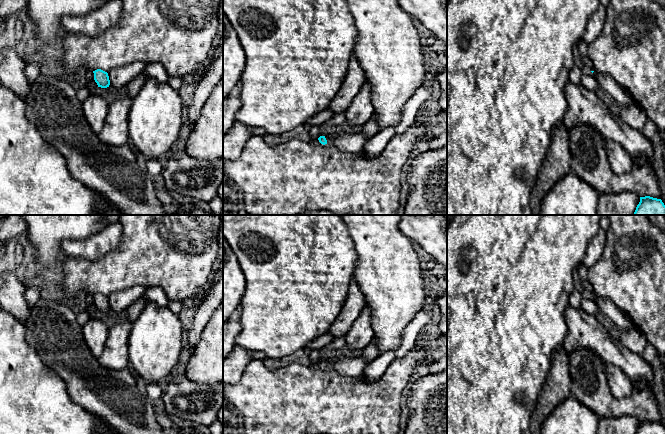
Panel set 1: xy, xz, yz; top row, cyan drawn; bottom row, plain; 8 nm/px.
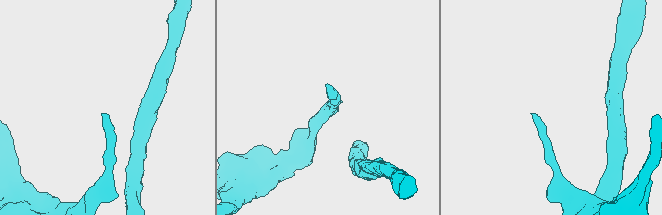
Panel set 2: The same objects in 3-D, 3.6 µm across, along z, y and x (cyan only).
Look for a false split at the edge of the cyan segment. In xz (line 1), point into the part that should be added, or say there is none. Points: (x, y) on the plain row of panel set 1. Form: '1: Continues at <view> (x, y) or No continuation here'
1: No continuation here

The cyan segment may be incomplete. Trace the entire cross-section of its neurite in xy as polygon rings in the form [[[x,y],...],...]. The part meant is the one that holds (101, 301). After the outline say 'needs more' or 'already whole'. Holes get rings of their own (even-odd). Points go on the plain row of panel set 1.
[[[97,293],[93,295],[93,297],[94,297],[94,304],[97,307],[98,311],[101,311],[101,312],[109,311],[110,304],[107,296],[101,293]]]; already whole

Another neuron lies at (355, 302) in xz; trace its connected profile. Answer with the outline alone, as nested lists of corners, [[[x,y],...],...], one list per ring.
[[[352,279],[343,307],[328,332],[334,338],[345,336],[365,306],[365,297],[357,282]]]

